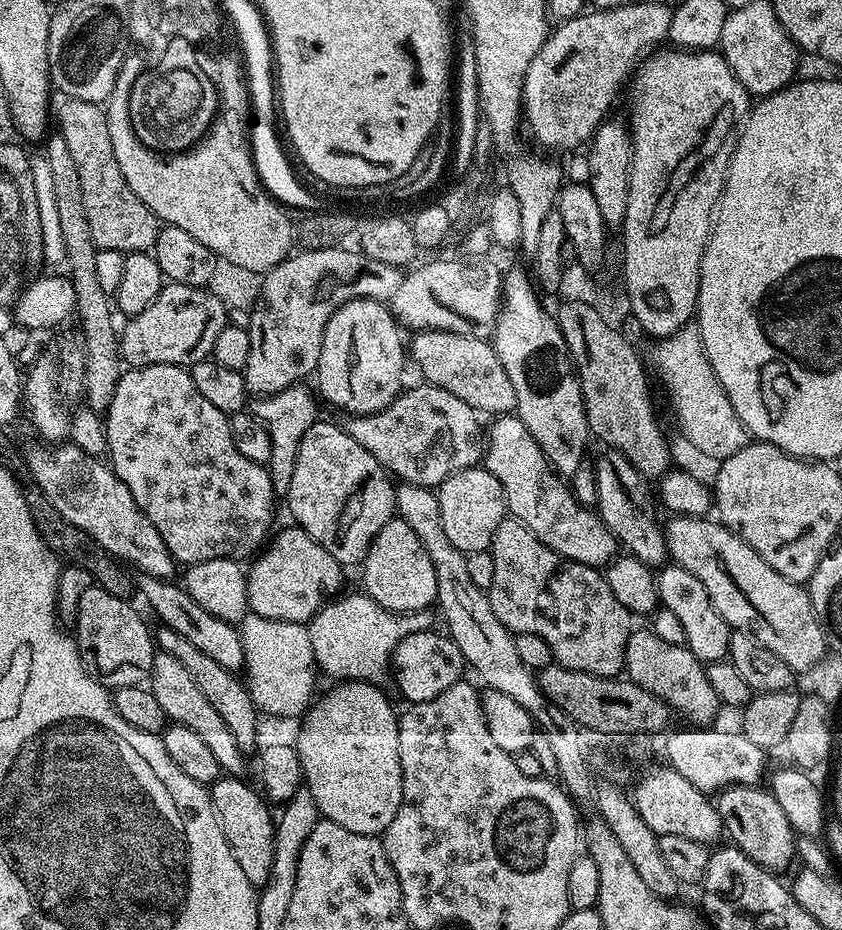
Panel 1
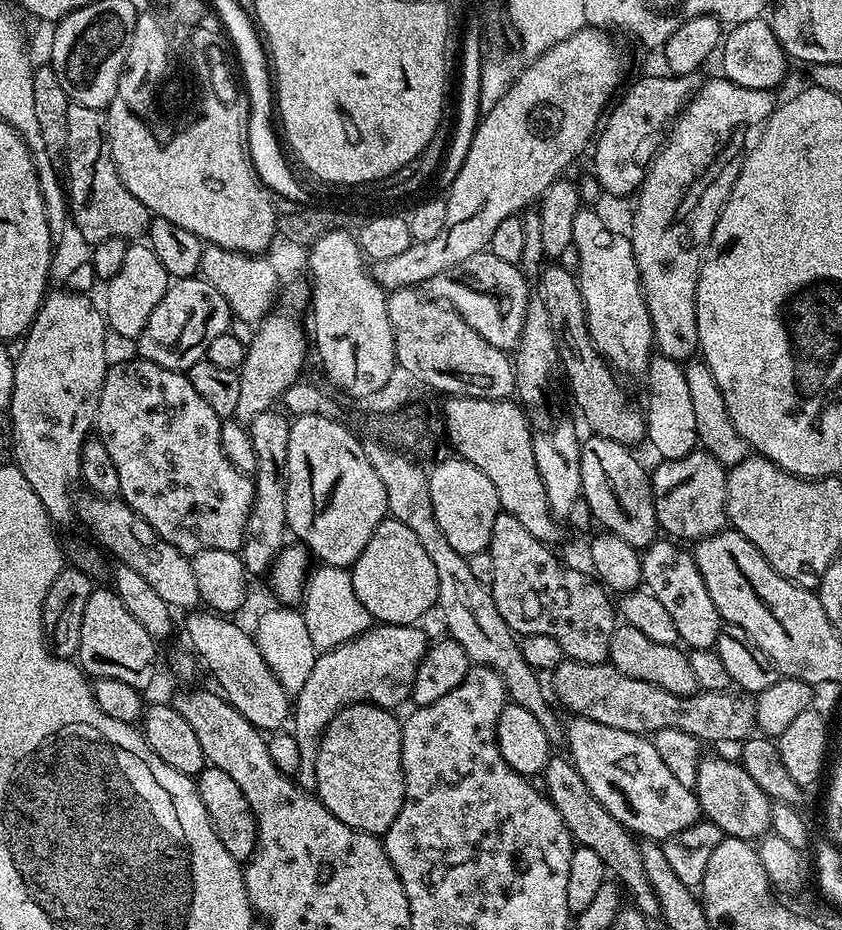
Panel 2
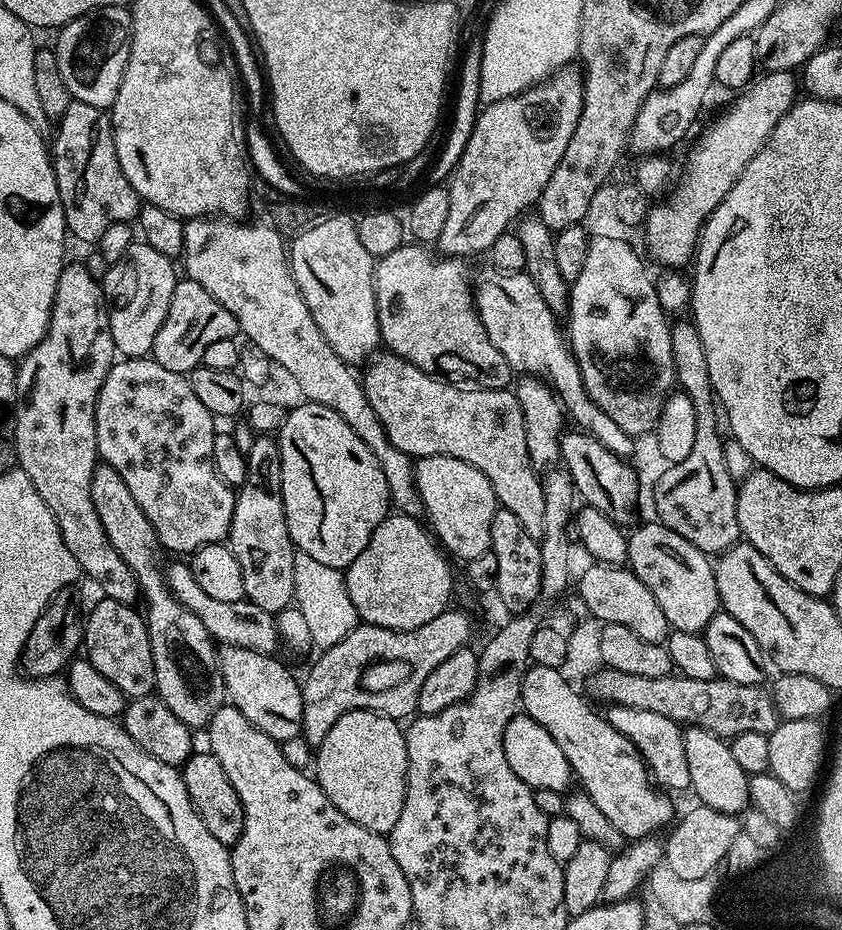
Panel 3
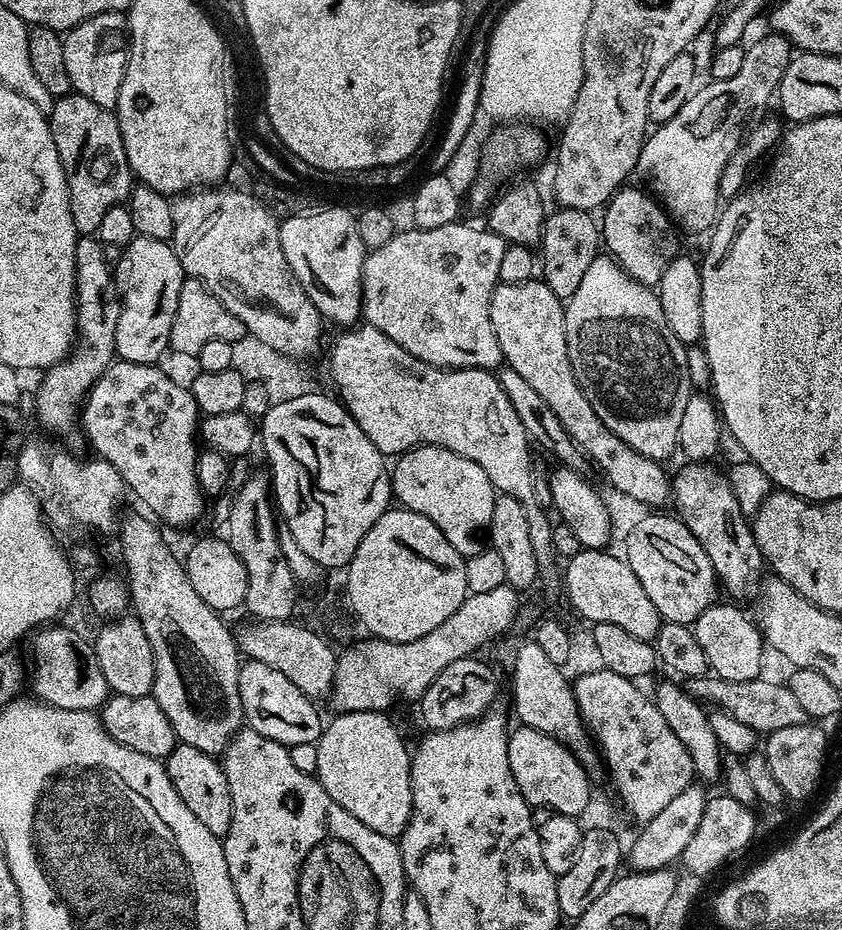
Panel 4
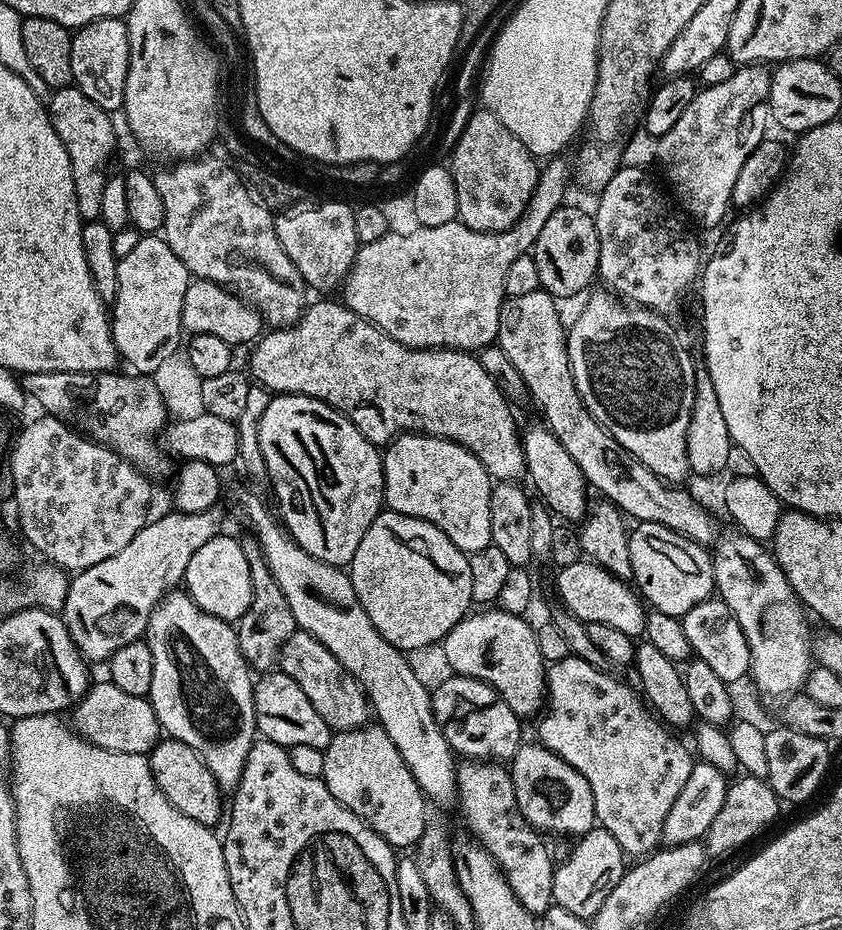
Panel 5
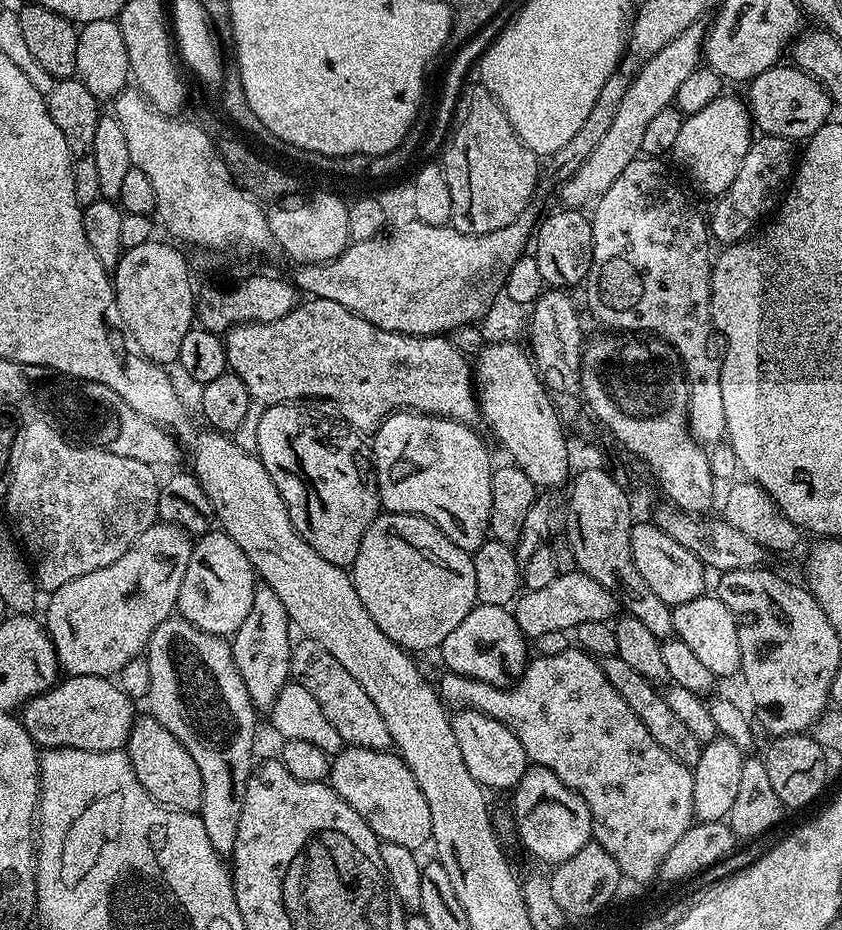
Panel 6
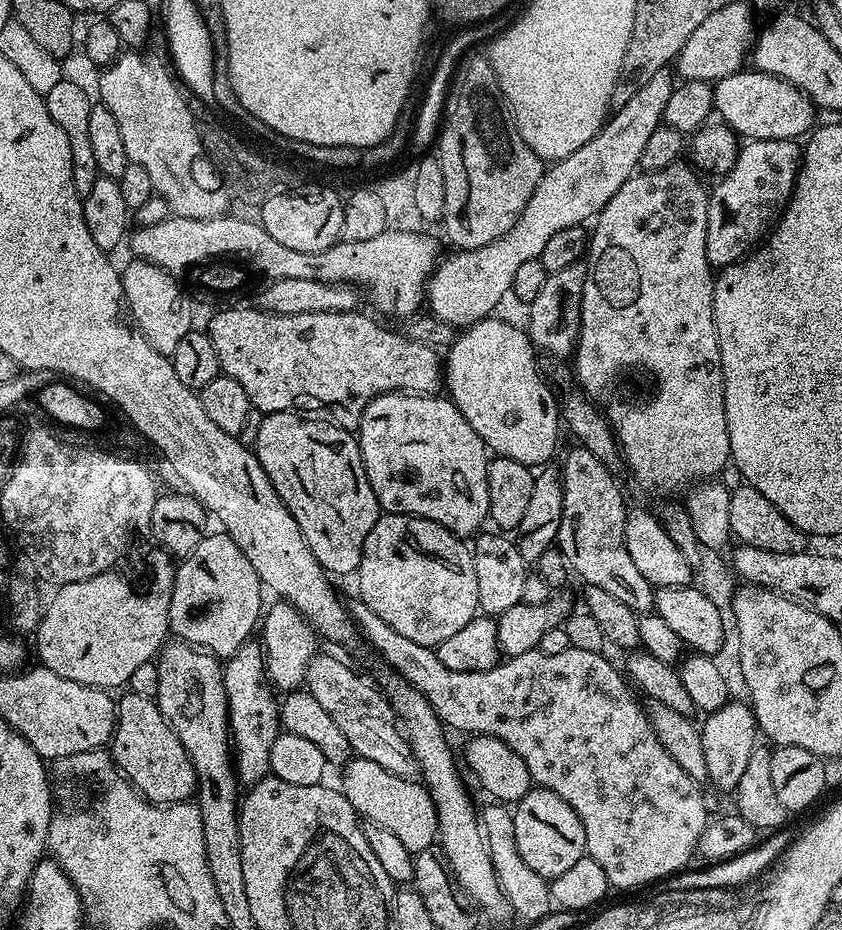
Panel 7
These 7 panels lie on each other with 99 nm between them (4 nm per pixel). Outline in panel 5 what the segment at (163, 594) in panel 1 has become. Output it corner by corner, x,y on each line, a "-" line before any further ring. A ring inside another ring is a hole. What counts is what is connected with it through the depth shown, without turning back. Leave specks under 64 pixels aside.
279,670
269,671
255,681
252,701
256,707
256,731
261,737
286,749
294,746
314,746
327,748
334,735
332,728
322,722
322,714
314,710
310,698
302,694
302,686
294,682
286,673

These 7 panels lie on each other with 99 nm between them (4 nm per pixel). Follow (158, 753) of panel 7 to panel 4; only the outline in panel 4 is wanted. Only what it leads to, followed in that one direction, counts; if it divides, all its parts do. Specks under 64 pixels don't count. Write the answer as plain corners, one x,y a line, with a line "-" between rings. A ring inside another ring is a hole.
177,743
174,751
163,761
178,798
190,806
194,818
210,830
210,834
223,838
230,830
234,818
234,802
230,802
230,782
226,782
223,763
217,757
198,750
198,746

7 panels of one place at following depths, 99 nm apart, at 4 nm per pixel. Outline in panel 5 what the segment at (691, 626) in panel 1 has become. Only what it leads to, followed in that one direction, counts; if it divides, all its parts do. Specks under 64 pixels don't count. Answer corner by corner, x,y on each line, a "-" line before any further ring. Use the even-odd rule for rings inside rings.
637,523
635,527
628,538
632,567
630,580
649,609
682,618
694,610
698,602
713,595
716,583
712,556
705,545
695,544
690,538
661,524

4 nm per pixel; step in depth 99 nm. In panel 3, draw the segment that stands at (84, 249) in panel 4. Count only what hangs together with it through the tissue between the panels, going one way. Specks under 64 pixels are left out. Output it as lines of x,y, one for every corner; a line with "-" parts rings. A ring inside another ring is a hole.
84,262
65,263
58,278
58,290
54,294
52,317
46,334
42,342
38,342
38,346
34,346
34,350
30,350
18,364
16,387
20,395
20,409
15,409
14,412
16,463
19,471
26,473
30,482
34,482
34,490
38,490
42,502
46,502
50,514
54,514
54,522
58,522
62,542
66,542
66,550
74,554
74,562
78,562
81,573
89,576
104,591
101,593
107,599
135,605
141,599
138,578
130,570
130,566
126,566
122,554
118,554
118,550
110,546
110,538
106,538
106,530
102,530
98,510
94,510
94,502
90,498
90,478
98,463
96,403
117,359
114,338
110,334
108,299
104,296
103,283
90,274

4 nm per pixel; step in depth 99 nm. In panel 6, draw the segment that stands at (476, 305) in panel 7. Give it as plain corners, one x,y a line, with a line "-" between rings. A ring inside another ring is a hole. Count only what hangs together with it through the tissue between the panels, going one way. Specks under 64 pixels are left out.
697,22
686,26
678,38
666,42
658,54
643,61
640,68
629,79
626,94
622,94
622,102
618,102
618,114
614,114
614,123
606,130
606,134
598,141
598,146
590,153
590,158
578,166
576,173
569,180
563,181
560,188
560,204
565,208
583,209
584,203
595,201
610,186
614,186
614,178
630,166
641,155
642,137
649,123
661,110
673,107
678,86
694,70
701,67
704,51
706,28
703,23

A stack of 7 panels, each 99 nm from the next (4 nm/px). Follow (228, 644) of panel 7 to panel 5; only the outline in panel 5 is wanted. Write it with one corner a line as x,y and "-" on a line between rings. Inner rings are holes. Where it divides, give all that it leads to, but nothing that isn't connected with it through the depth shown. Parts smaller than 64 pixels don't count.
218,534
210,538
210,542
194,550
194,558
190,558
190,566
186,566
182,584
188,597
202,610
206,610
206,614
214,614
214,618
229,622
238,622
244,617
252,601
250,562
246,562
240,540
224,535

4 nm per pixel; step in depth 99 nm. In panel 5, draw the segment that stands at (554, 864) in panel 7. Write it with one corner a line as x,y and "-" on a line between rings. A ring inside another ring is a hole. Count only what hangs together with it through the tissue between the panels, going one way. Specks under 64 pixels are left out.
539,742
521,743
512,755
510,771
514,782
514,798
518,798
518,810
541,833
565,832
571,838
579,838
596,824
594,794
590,794
590,782
574,770
568,762
562,762
546,745

